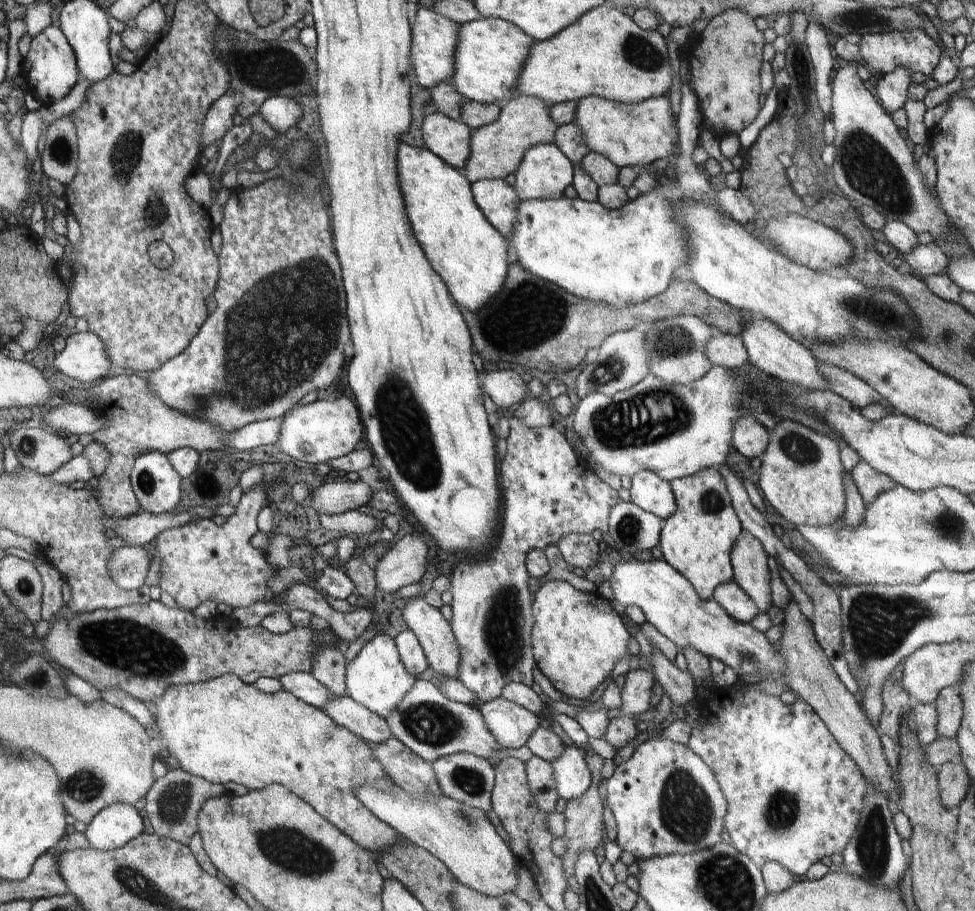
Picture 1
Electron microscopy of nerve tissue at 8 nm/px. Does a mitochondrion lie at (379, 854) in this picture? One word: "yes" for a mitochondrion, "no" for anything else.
no

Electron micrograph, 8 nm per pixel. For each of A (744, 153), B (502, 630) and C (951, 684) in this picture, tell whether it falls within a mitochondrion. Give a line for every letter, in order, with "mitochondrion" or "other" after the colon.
A: other
B: mitochondrion
C: other

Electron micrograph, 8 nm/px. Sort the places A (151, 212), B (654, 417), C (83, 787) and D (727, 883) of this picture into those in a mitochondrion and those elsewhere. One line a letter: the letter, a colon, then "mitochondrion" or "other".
A: mitochondrion
B: mitochondrion
C: mitochondrion
D: mitochondrion

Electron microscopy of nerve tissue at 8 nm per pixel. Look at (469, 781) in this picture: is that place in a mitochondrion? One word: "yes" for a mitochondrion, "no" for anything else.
yes

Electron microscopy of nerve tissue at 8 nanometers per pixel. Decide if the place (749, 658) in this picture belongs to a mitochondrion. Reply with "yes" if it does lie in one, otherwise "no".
yes

